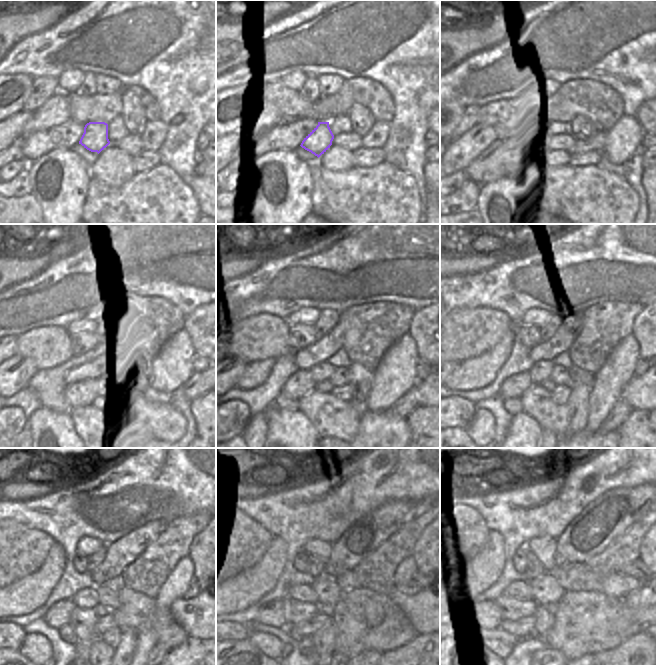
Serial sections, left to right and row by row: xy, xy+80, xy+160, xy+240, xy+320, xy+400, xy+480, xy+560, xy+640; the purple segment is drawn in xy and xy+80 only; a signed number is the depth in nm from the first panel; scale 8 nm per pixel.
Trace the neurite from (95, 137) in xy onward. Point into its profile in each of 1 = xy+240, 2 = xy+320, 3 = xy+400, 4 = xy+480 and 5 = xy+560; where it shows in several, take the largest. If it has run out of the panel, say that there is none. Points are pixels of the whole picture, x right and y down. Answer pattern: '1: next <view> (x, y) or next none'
1: next xy+240 (86, 387)
2: next xy+320 (300, 384)
3: next xy+400 (513, 387)
4: next xy+480 (58, 614)
5: next xy+560 (271, 614)

